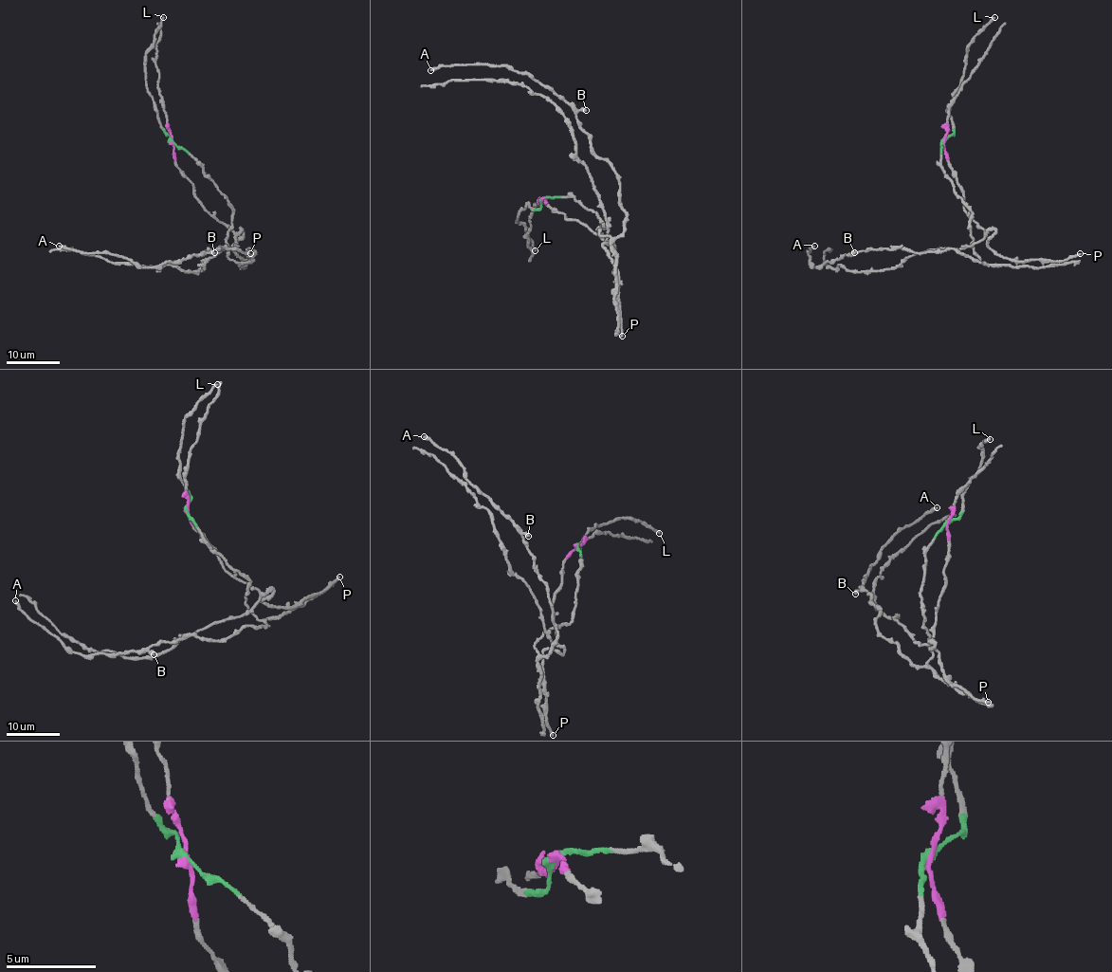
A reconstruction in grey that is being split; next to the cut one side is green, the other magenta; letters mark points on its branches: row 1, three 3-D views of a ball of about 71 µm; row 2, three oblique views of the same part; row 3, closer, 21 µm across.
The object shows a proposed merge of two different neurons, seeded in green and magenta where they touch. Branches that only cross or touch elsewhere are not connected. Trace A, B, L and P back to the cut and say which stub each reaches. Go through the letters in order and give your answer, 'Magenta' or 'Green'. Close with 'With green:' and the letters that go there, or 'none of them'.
A: Green
B: Green
L: Green
P: Magenta
With green: A, B, L

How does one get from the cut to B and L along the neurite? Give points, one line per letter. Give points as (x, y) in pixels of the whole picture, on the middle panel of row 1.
B: (543, 198), (573, 197), (595, 213), (599, 233), (624, 230), (620, 178), (581, 128), (575, 113), (586, 110)
L: (543, 198), (537, 210), (527, 205), (517, 216), (517, 221), (525, 227), (526, 236), (536, 250)

